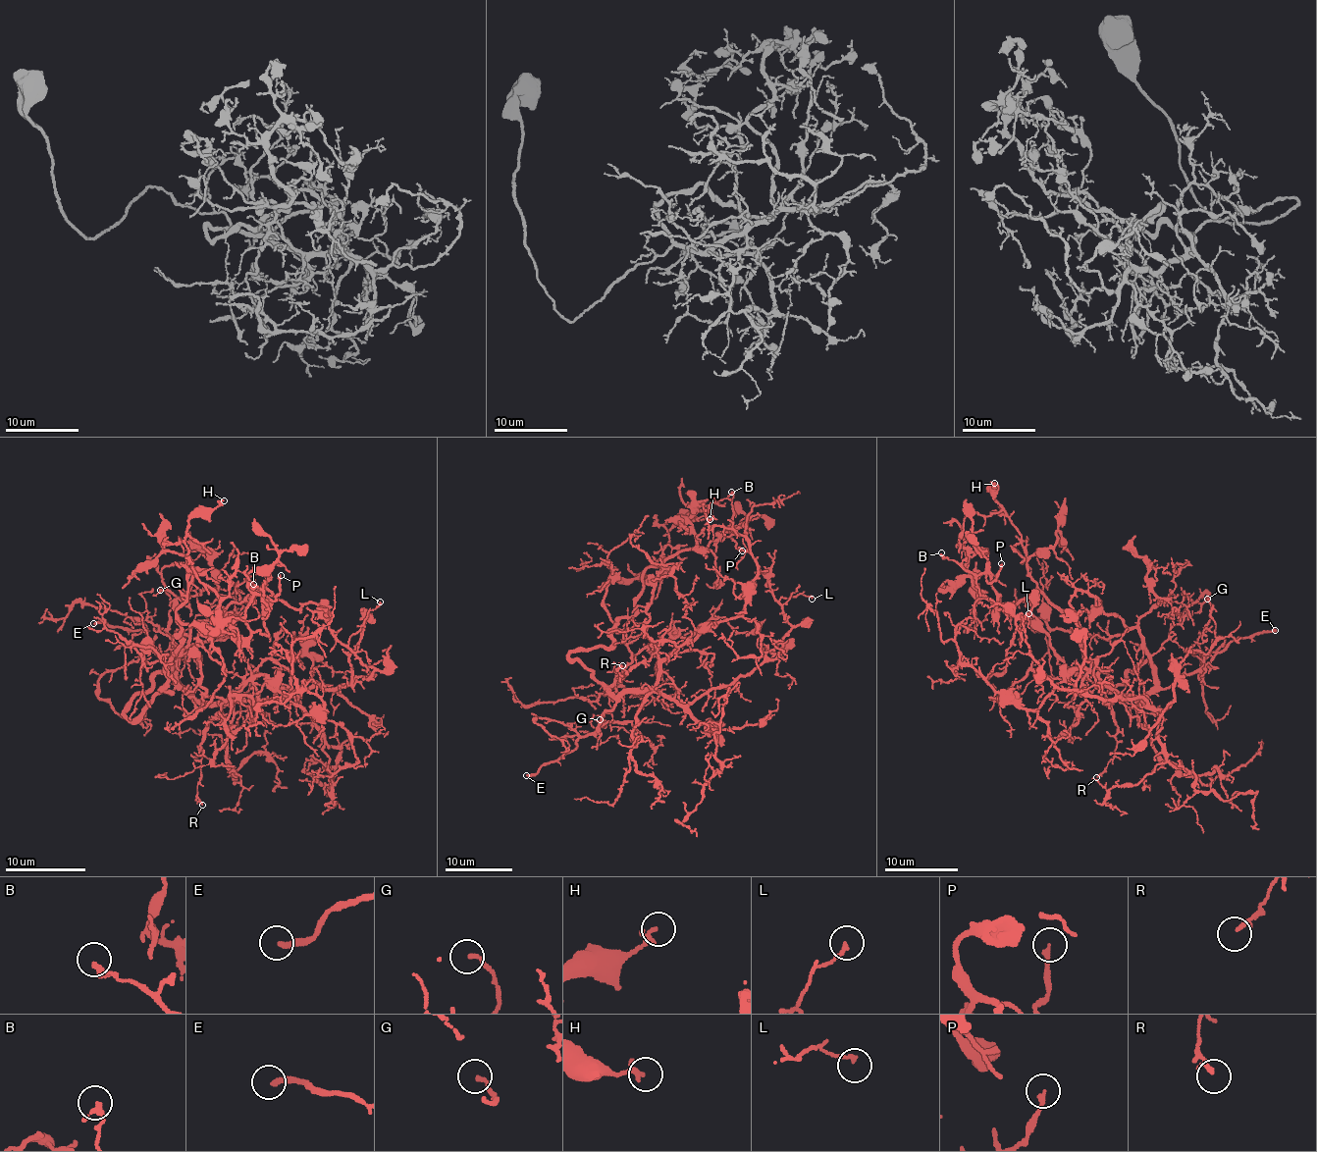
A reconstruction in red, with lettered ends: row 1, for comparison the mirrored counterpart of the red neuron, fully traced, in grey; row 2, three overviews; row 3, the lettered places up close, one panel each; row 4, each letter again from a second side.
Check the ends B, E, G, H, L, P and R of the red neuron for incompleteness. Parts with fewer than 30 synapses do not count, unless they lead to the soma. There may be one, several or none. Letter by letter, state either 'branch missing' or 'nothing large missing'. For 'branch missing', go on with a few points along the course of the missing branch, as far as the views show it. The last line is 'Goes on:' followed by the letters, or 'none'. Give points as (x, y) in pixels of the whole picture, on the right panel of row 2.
B: nothing large missing
E: branch missing; missing branch runs (1275, 630), (1220, 636), (1222, 664), (1182, 683), (1138, 597), (1157, 547)
G: nothing large missing
H: nothing large missing
L: nothing large missing
P: nothing large missing
R: nothing large missing
Goes on: E

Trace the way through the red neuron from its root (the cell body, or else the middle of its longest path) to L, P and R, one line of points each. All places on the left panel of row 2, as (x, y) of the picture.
L: (194, 701), (267, 702), (282, 689), (337, 690), (359, 677), (367, 680), (374, 670), (347, 643), (380, 602)
P: (194, 701), (178, 682), (188, 637), (172, 655), (176, 620), (225, 632), (257, 594), (276, 600), (281, 575)
R: (194, 701), (228, 704), (233, 699), (230, 697), (220, 706), (200, 745), (196, 795), (202, 805)

